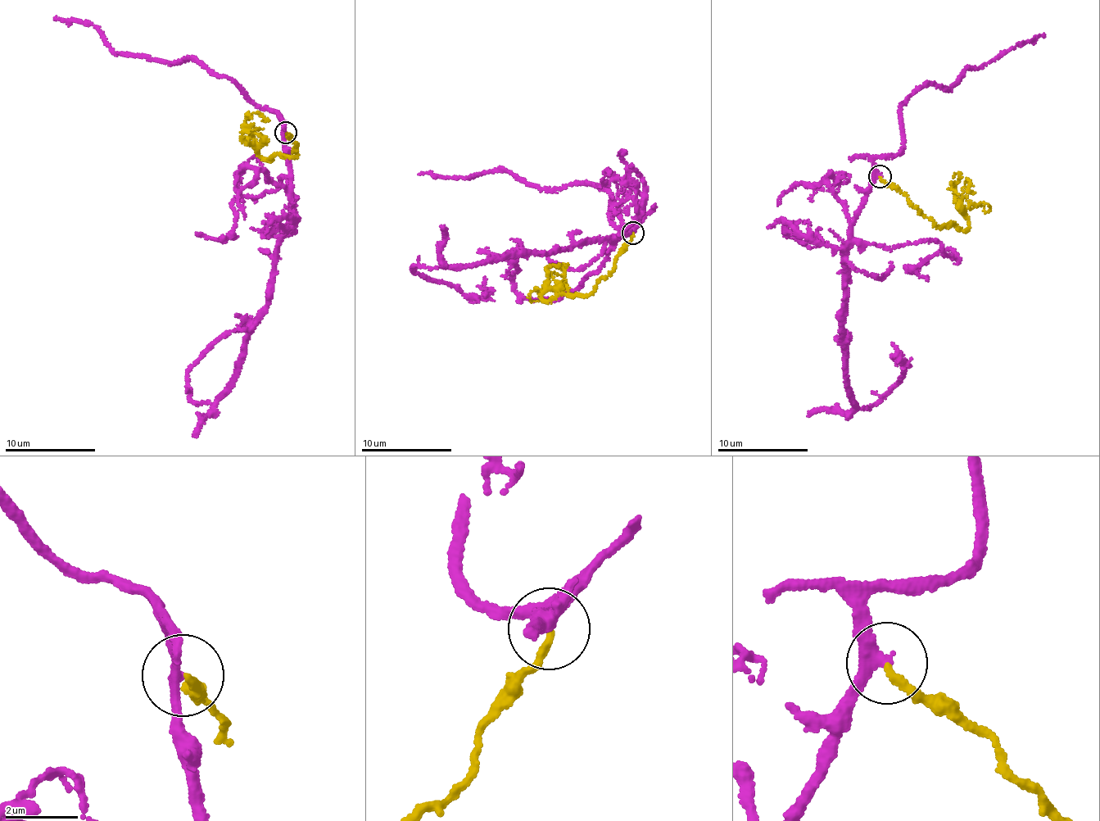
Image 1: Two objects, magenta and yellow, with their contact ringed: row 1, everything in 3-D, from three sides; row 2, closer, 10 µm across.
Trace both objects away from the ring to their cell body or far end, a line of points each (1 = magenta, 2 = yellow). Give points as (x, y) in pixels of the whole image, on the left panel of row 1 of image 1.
1: (286, 133), (290, 229), (269, 307), (228, 392), (212, 404), (190, 400), (188, 370), (246, 324), (235, 315)
2: (286, 133), (292, 136), (295, 156), (277, 152), (263, 158), (246, 120), (256, 112), (264, 118), (263, 120)

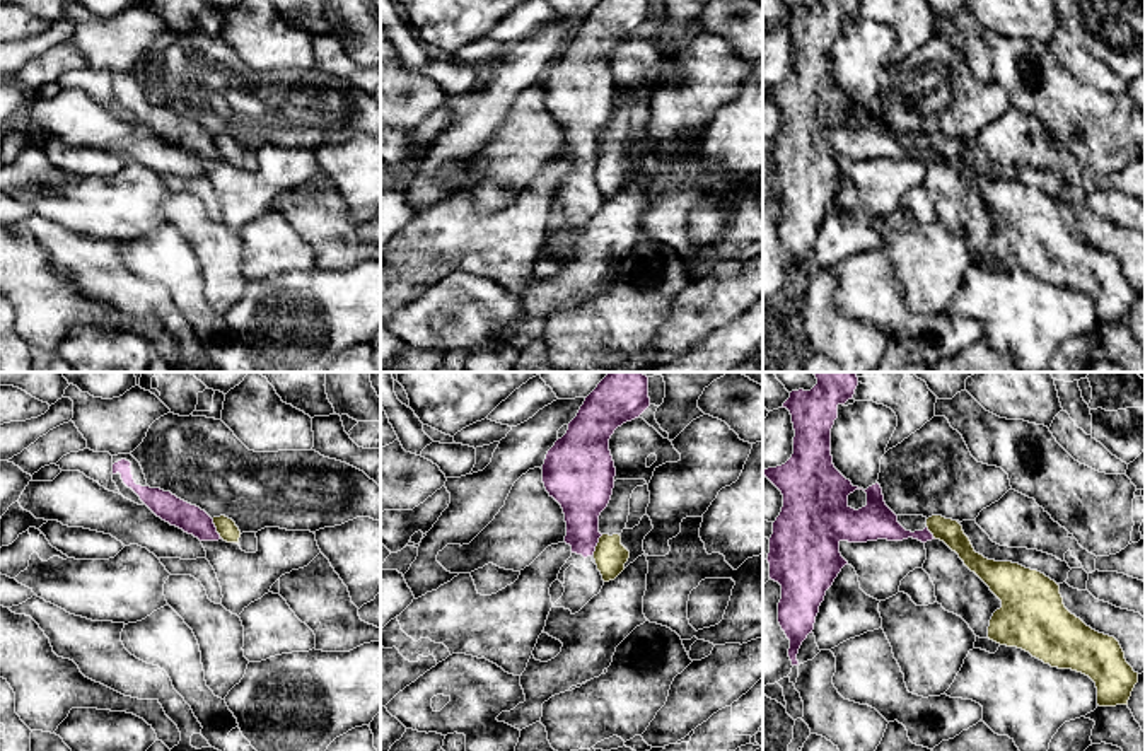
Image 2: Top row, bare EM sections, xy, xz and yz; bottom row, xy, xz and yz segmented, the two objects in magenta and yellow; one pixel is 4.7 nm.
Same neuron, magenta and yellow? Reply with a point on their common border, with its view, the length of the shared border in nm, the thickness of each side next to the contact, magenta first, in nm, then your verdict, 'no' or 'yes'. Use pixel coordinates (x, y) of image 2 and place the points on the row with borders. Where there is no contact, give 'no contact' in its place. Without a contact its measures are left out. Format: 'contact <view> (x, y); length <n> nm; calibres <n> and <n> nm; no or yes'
contact xy (215, 529); length 110 nm; calibres 140 and 90 nm; no

